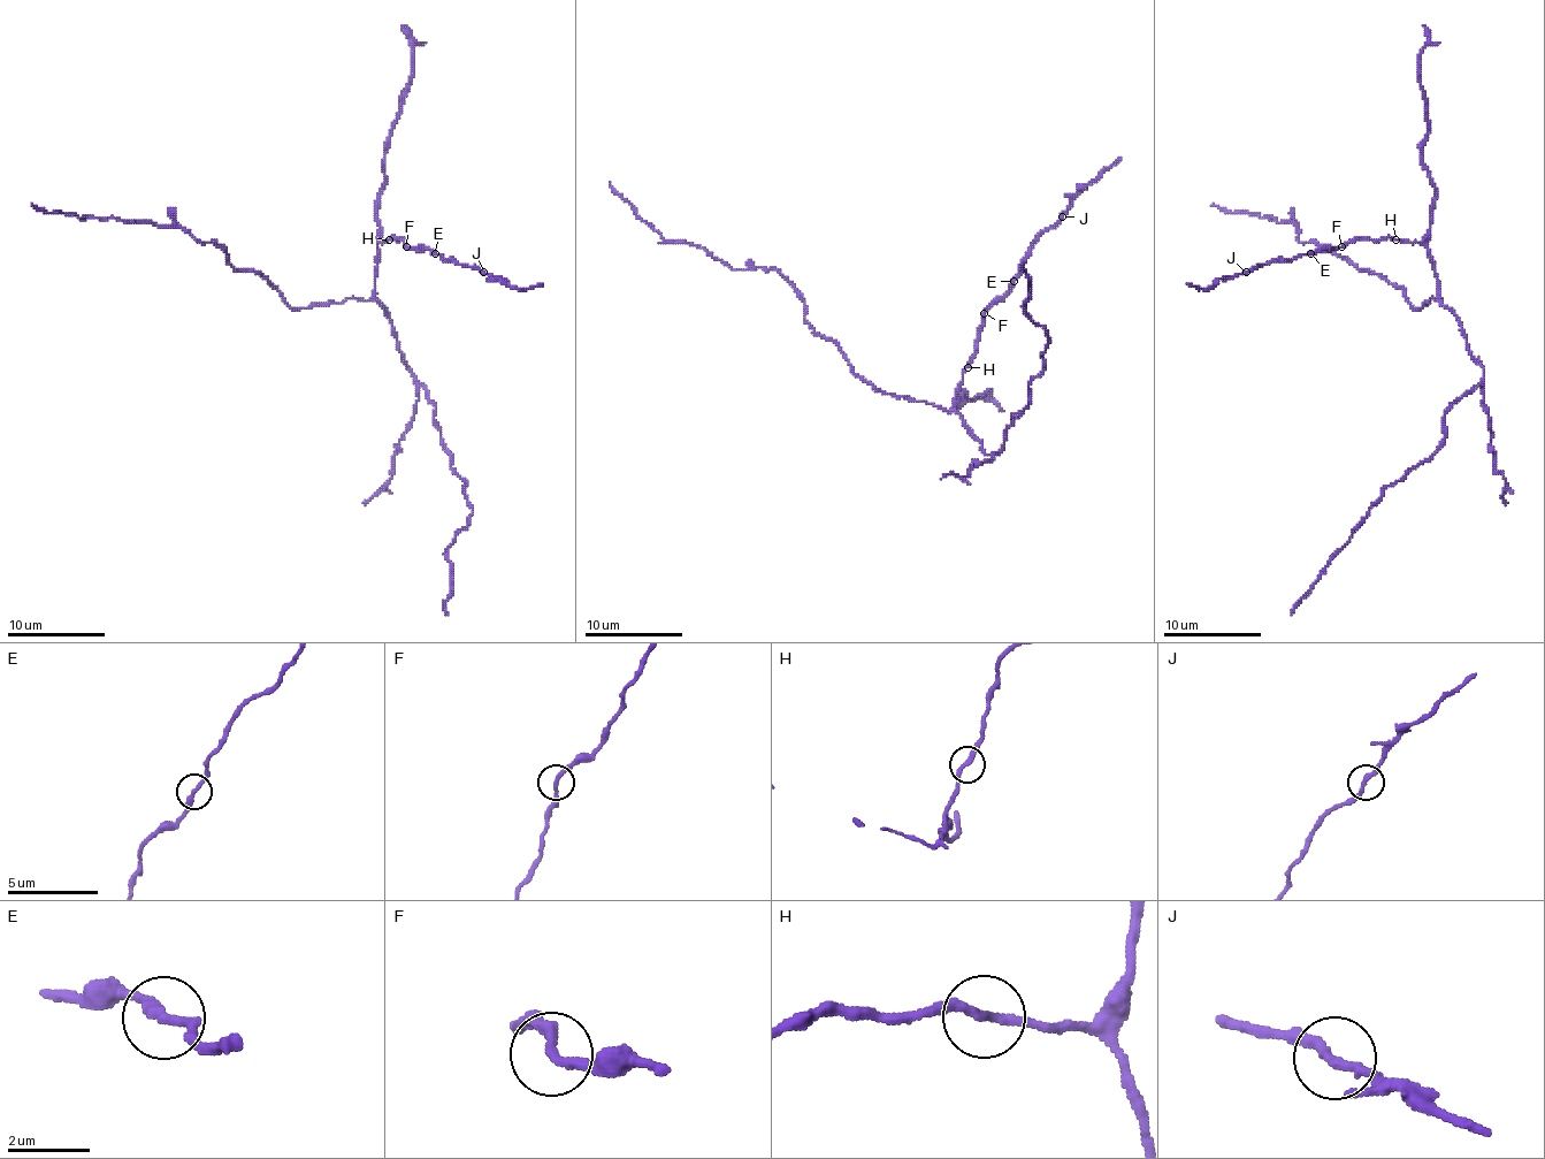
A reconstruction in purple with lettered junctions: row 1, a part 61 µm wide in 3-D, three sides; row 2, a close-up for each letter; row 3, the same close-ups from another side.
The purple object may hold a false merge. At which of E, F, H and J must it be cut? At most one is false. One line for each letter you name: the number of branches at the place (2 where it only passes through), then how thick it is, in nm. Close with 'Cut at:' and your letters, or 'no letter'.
Cut at: no letter

